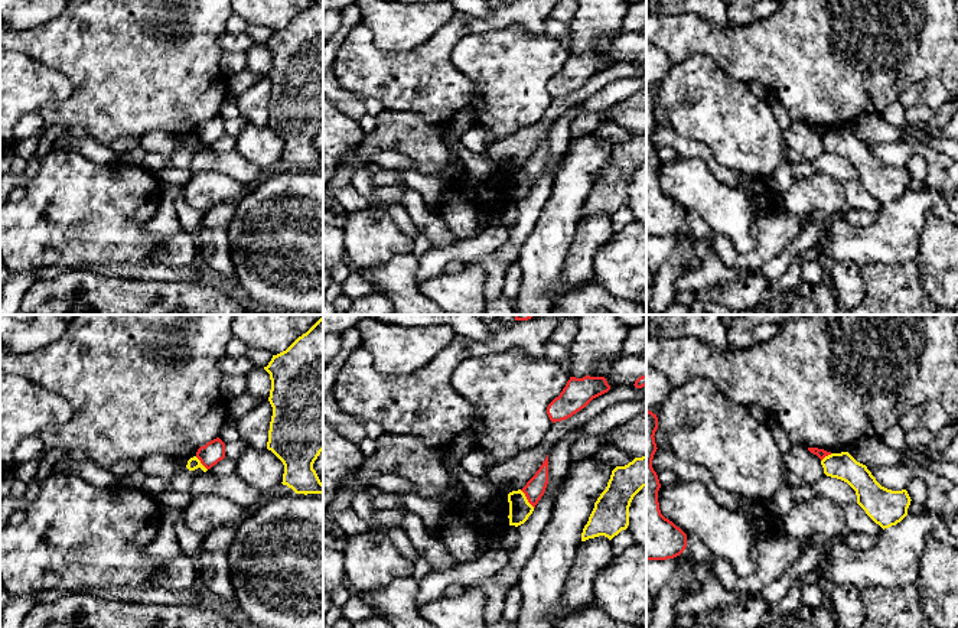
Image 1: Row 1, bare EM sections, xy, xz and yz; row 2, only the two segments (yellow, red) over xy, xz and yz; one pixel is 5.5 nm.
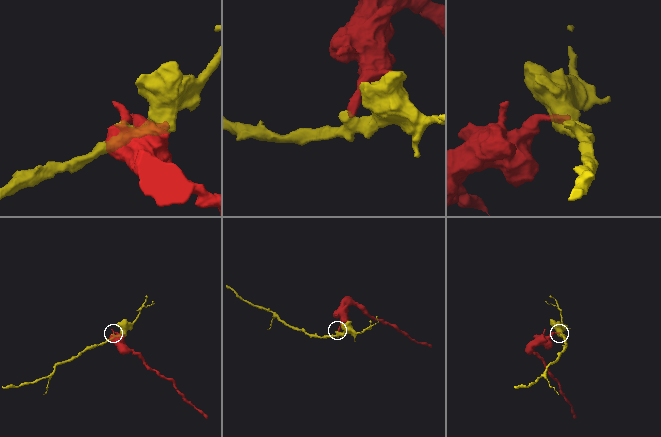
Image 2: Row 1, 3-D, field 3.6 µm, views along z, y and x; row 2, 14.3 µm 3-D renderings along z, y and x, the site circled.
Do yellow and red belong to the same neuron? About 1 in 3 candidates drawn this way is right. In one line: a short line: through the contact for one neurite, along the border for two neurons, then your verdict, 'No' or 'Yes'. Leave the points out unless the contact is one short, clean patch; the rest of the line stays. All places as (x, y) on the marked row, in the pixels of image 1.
Line: xz (520, 490), (534, 507). No

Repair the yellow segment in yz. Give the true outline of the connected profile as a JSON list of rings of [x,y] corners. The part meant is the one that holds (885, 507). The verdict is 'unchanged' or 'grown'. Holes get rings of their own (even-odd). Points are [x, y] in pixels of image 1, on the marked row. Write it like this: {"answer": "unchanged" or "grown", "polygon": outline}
{"answer": "unchanged", "polygon": [[[848,452],[831,453],[821,461],[824,474],[847,482],[857,495],[857,504],[883,530],[896,525],[908,515],[910,497],[906,489],[882,487],[866,465]]]}

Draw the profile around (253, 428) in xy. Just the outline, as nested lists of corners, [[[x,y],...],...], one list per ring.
[[[263,400],[251,411],[235,422],[237,430],[247,446],[254,449],[267,448],[271,416],[273,407],[270,401]]]

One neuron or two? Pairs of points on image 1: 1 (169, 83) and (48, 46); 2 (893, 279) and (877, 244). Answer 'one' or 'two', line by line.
1: one
2: two

